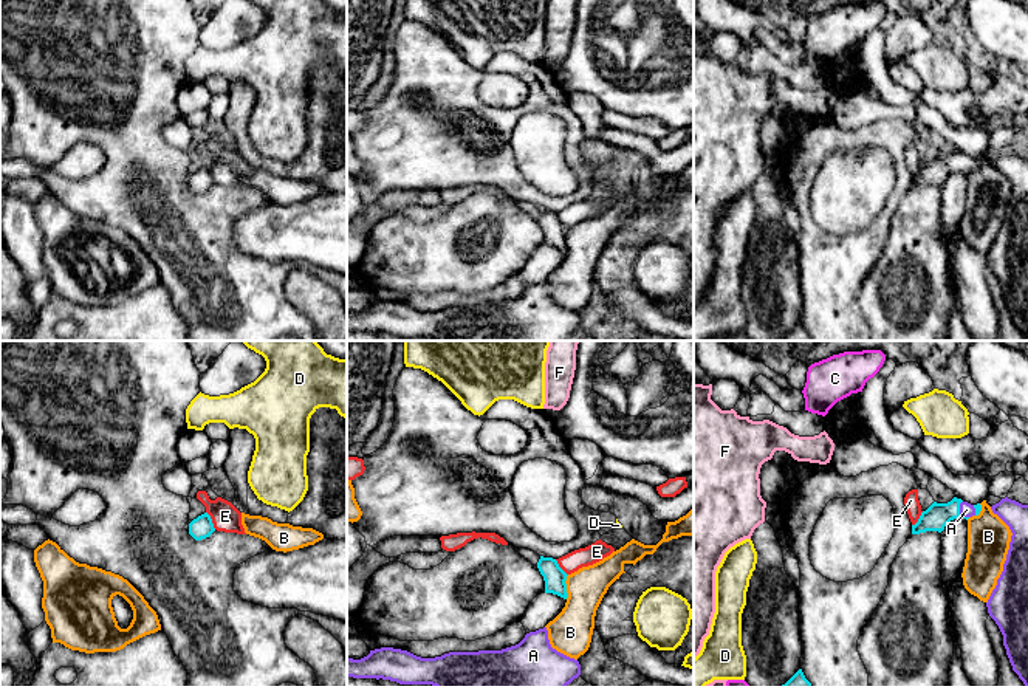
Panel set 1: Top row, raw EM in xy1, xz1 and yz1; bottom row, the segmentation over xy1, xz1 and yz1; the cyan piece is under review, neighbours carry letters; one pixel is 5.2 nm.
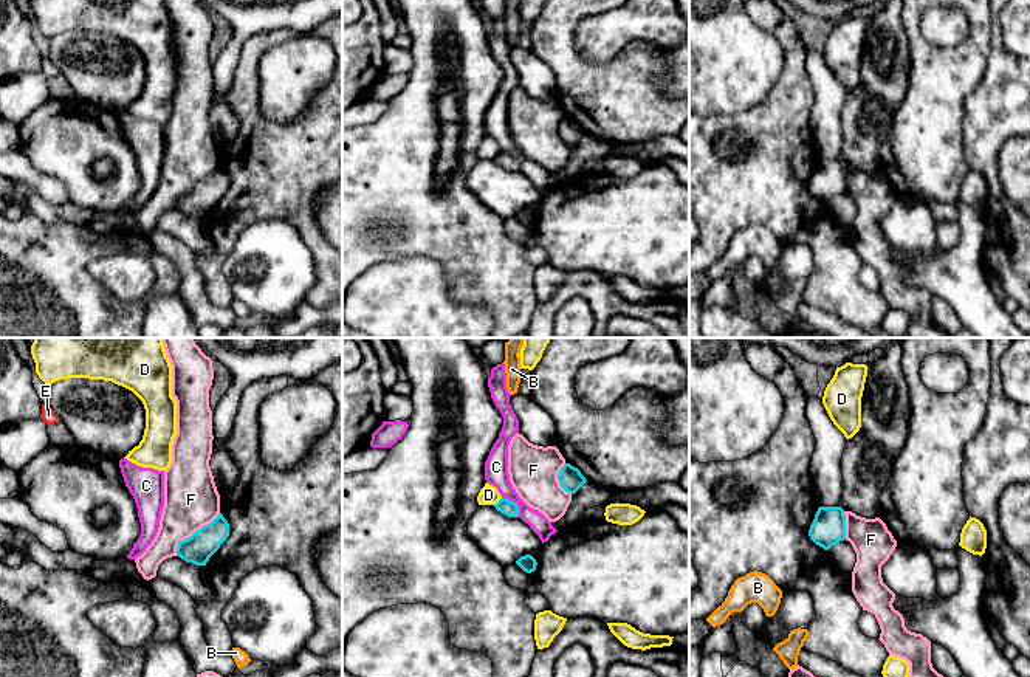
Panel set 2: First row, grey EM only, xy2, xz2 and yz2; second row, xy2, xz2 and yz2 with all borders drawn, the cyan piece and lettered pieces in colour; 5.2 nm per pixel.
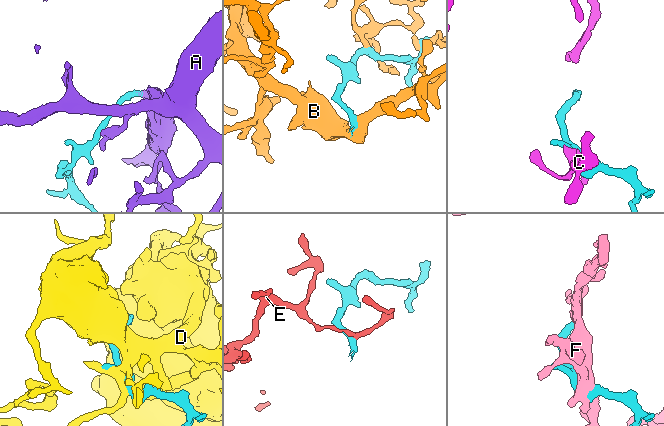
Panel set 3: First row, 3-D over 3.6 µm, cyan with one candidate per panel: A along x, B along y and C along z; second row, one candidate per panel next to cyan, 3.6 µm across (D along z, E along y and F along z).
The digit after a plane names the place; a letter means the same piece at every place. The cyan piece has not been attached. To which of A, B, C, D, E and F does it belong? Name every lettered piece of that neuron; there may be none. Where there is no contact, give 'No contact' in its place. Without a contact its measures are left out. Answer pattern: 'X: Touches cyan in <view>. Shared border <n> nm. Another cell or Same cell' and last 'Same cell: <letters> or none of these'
A: Touches cyan in yz1. Shared border 100 nm. Same cell
B: Touches cyan in xz1. Shared border 130 nm. Another cell
C: Touches cyan in xz2. Shared border 140 nm. Another cell
D: Touches cyan in xz2. Shared border 60 nm. Another cell
E: Touches cyan in xy1. Shared border 110 nm. Another cell
F: Touches cyan in xy2. Shared border 320 nm. Another cell
Same cell: A

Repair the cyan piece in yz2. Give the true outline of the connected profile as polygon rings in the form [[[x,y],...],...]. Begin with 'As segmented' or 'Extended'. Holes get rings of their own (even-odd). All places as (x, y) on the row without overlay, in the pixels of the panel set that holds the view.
As segmented. [[[819,160],[809,183],[810,192],[829,203],[846,192],[846,169],[841,160]]]

